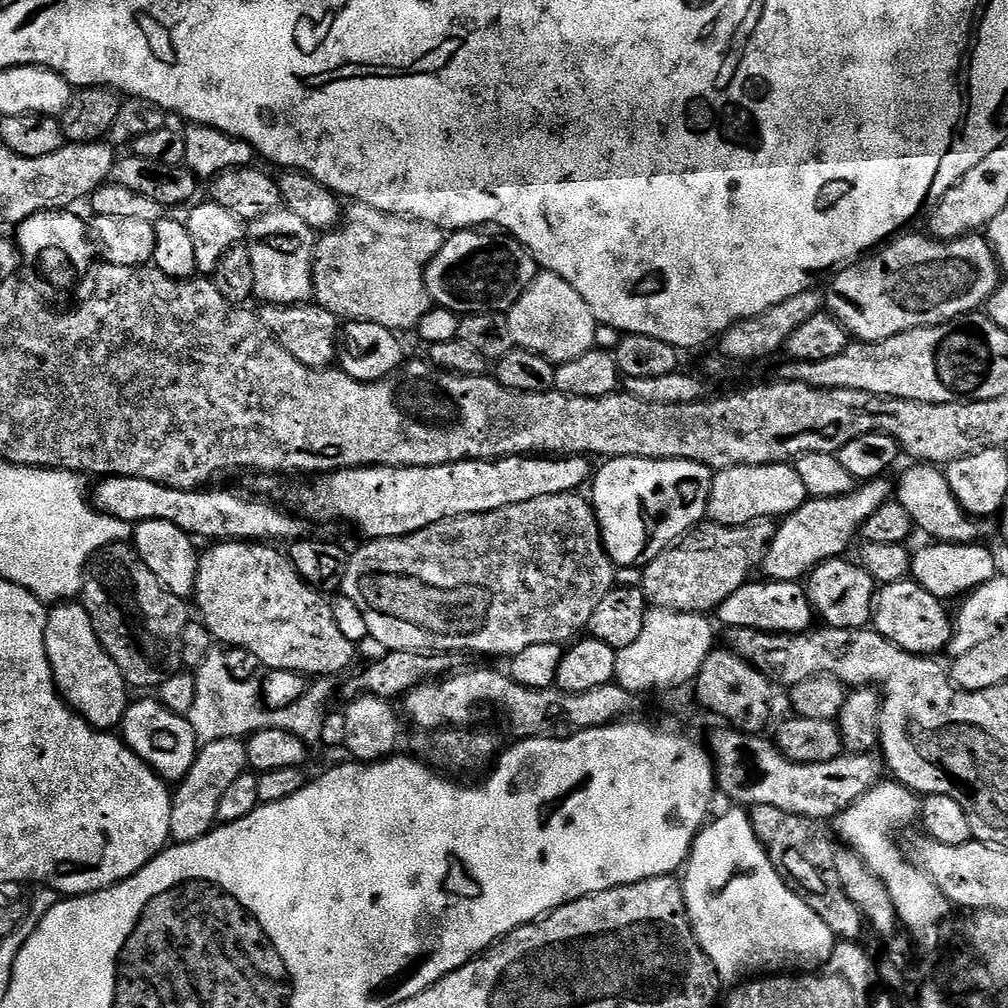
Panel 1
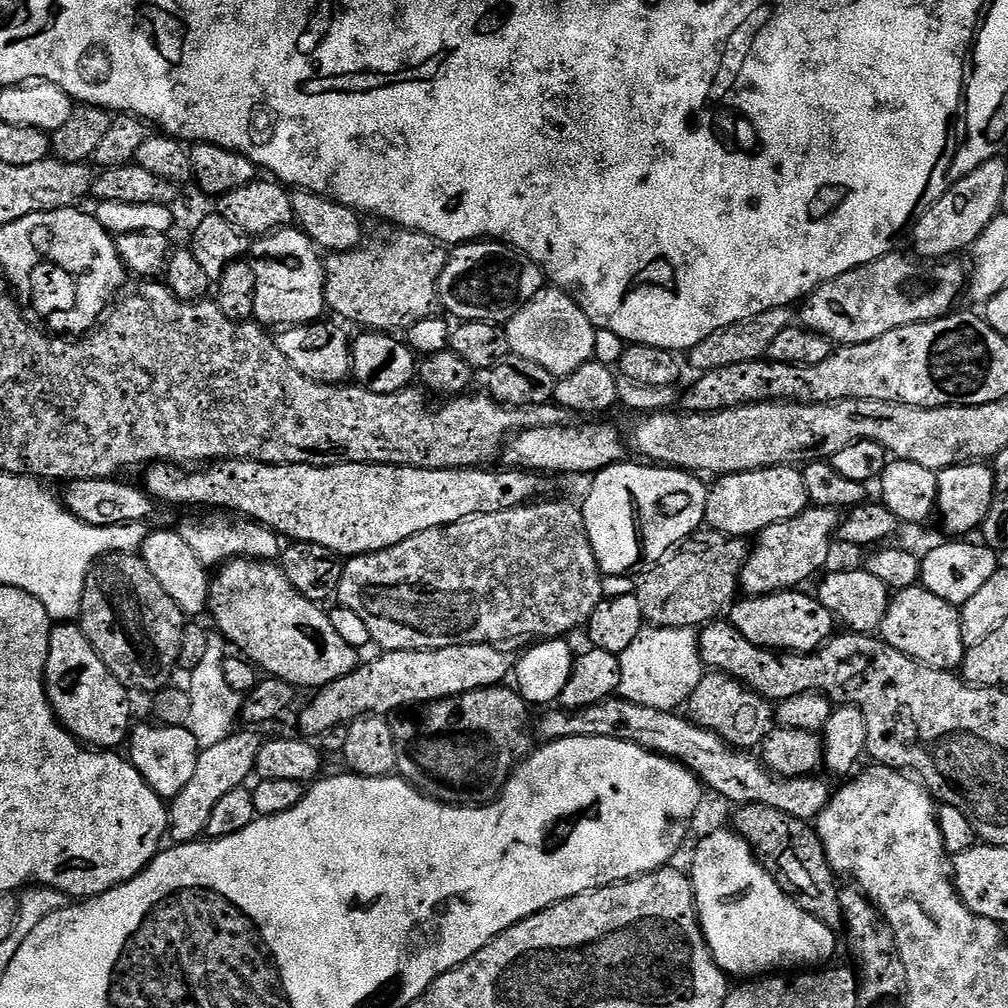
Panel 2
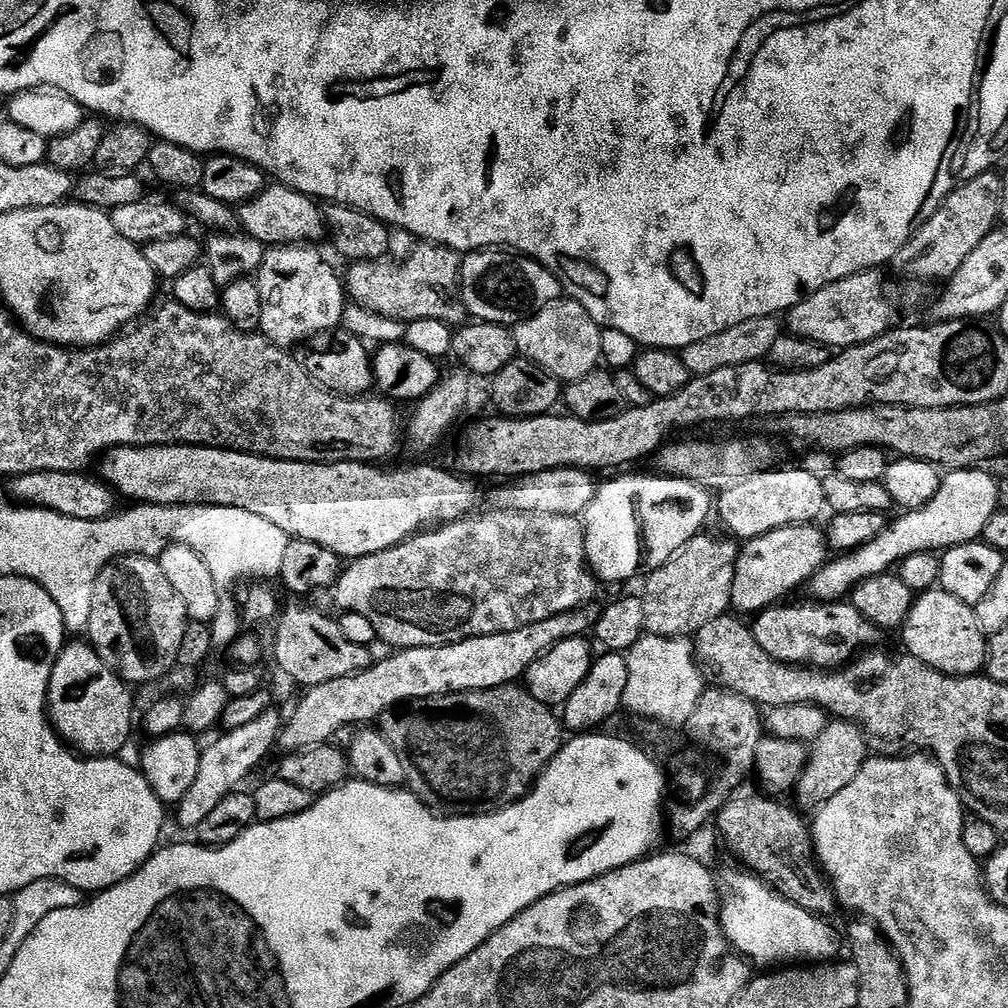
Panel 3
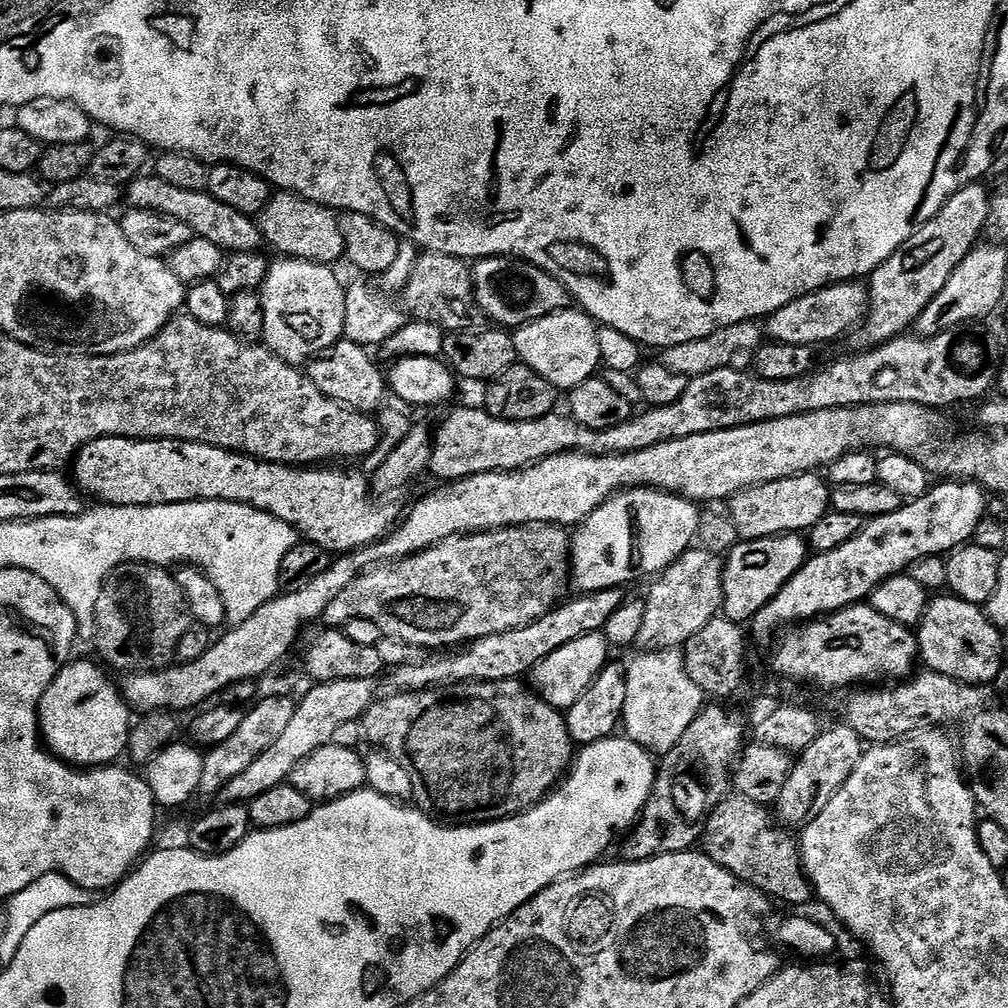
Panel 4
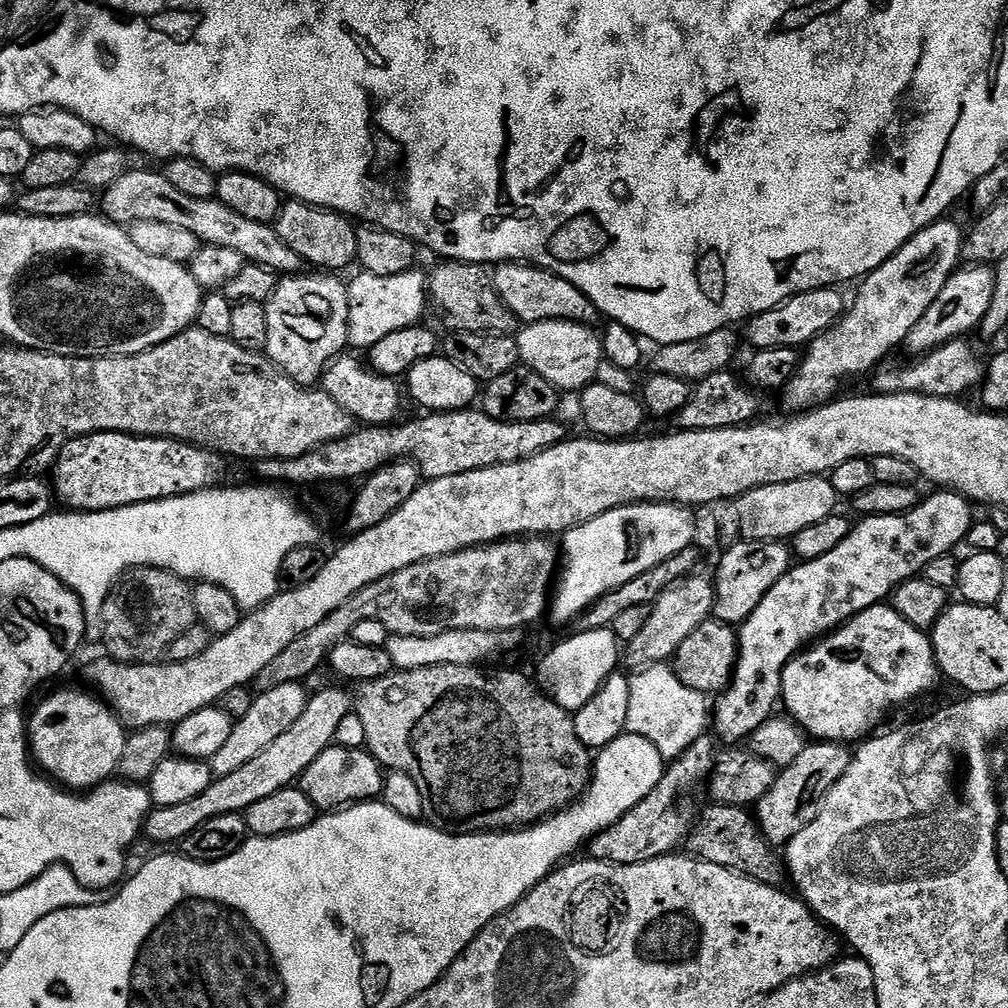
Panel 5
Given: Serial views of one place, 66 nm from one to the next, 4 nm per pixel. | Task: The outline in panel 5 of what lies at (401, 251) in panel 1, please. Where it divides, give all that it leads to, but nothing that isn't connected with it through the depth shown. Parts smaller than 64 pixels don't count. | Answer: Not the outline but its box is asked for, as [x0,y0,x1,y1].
[430,262,517,336]

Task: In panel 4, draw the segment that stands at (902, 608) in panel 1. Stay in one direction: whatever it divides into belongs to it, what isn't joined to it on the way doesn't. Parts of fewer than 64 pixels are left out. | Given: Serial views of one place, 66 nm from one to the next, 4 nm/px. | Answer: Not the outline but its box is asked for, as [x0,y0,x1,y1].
[918,594,1004,686]

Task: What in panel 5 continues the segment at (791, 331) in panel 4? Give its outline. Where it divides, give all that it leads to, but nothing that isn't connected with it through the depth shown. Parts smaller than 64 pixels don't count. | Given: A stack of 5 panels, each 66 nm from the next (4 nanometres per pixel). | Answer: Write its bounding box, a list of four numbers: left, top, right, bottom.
[746,287,846,350]

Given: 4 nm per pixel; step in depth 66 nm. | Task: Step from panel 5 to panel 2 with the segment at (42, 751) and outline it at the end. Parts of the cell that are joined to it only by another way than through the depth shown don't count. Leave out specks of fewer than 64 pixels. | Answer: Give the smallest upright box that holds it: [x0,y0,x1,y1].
[44,622,134,750]

